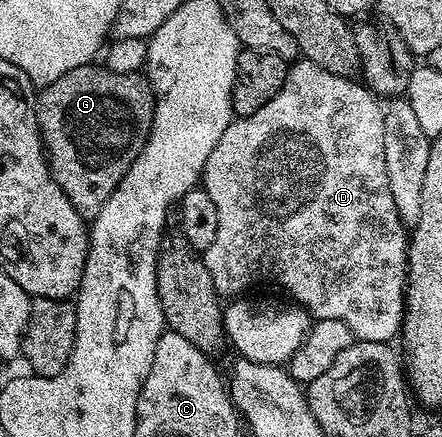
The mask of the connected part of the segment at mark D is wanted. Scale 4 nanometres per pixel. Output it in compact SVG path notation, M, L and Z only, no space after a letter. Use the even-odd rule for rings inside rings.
M299 59L288 68L287 78L279 94L269 99L269 103L265 103L261 111L253 111L253 115L232 120L231 125L225 127L225 135L221 135L217 147L213 147L213 155L209 155L209 163L205 163L201 178L201 188L209 191L209 199L213 199L213 204L217 207L217 235L213 243L209 243L209 247L201 253L205 267L209 267L209 275L213 275L216 293L231 299L236 295L246 294L243 292L258 281L271 280L288 293L286 296L294 304L307 310L312 318L320 321L337 319L345 323L351 328L352 338L388 343L394 342L394 337L396 340L401 331L405 310L409 237L403 222L399 220L387 182L382 134L383 112L375 94L366 85L355 79L339 77L306 59Z

